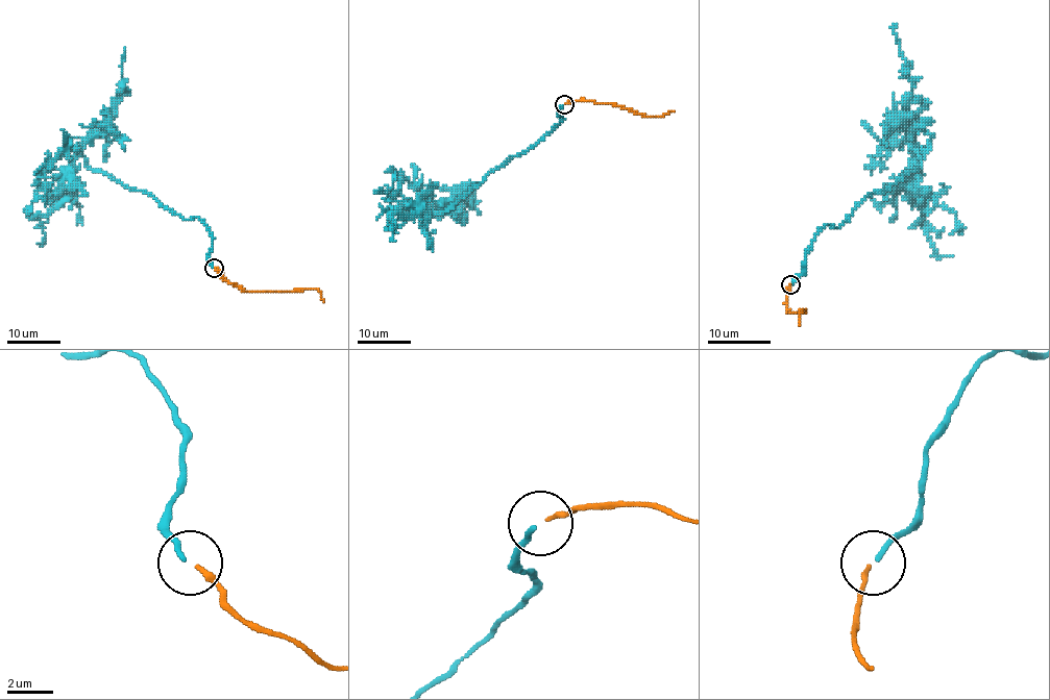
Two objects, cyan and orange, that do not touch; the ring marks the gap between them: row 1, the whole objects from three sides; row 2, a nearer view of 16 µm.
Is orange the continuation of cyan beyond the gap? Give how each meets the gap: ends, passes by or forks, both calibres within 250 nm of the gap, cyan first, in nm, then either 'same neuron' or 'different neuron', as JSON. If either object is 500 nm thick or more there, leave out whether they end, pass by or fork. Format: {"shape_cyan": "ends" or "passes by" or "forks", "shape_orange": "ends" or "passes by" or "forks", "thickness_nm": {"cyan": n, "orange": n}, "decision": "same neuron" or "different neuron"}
{"shape_cyan": "ends", "shape_orange": "ends", "thickness_nm": {"cyan": 240, "orange": 240}, "decision": "different neuron"}

